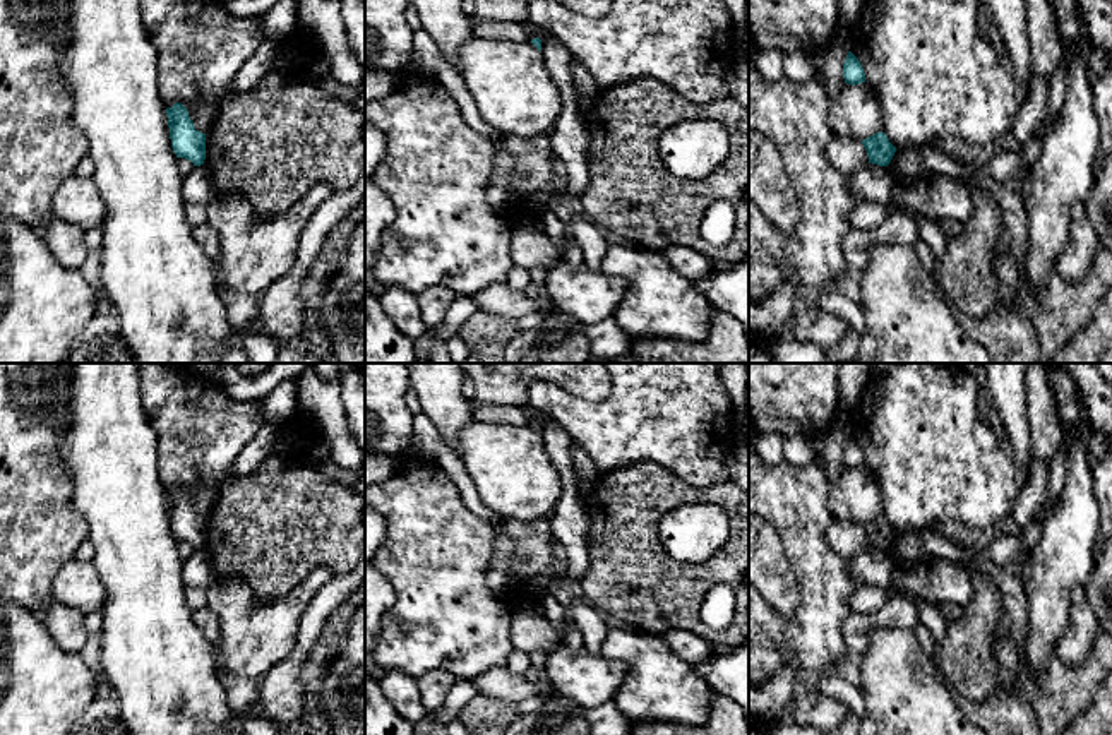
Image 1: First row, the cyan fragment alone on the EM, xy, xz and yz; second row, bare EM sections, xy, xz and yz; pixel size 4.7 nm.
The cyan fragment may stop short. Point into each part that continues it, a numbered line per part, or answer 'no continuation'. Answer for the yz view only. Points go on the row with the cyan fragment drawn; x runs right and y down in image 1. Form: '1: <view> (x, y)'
no continuation

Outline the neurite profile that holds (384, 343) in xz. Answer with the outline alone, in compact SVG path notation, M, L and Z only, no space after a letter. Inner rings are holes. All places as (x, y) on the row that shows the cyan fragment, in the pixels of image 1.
M365 290L365 363L416 363L413 339L384 314L379 295Z

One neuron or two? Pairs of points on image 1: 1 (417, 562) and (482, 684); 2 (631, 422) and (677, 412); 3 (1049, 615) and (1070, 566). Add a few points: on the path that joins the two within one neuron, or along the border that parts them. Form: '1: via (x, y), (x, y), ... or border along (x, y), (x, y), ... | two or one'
1: border along (506, 665), (489, 669), (472, 681) | two
2: via (643, 415), (665, 410) | one
3: via (1049, 603), (1049, 586), (1058, 578) | one

